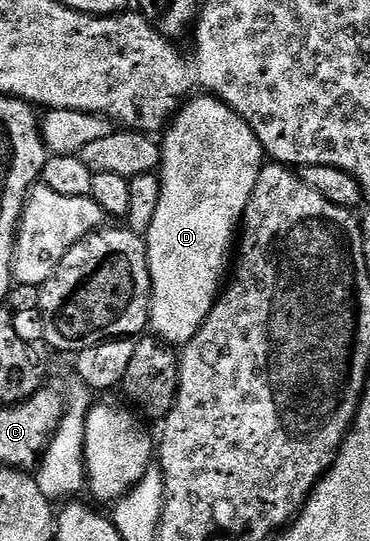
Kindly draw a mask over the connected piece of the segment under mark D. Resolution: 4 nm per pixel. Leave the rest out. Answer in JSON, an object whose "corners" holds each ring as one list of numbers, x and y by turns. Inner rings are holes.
{"corners":[[198,94,187,99,165,129,160,143,160,207,156,209,156,218,152,218,152,226,144,233,152,282,149,327,154,328,154,334,167,345,185,346,208,318,224,287,236,233,264,167,264,153,260,138,256,138,252,126,248,126,248,122,223,100,209,94]]}

